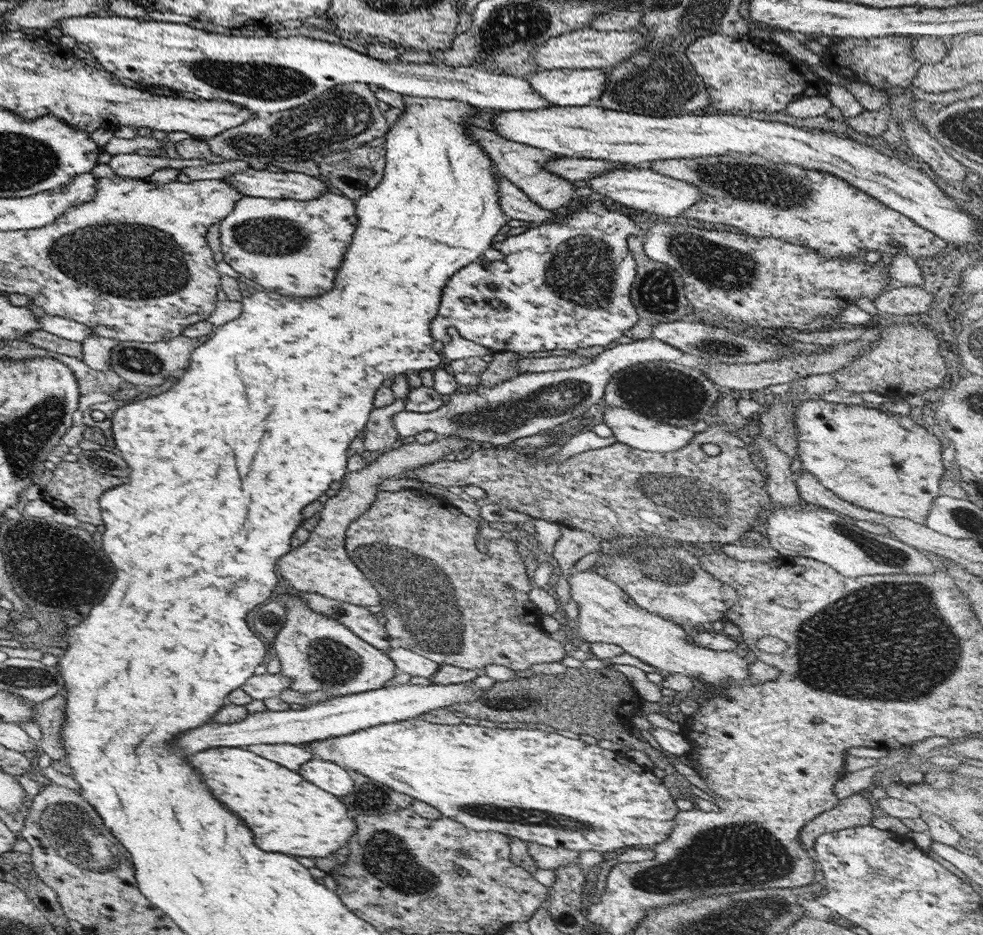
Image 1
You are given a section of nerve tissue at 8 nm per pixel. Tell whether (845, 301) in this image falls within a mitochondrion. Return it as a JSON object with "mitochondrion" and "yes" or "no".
{"mitochondrion":"no"}

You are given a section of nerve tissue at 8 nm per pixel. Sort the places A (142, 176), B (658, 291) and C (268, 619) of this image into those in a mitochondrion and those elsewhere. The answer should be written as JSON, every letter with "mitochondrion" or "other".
{"A":"other","B":"mitochondrion","C":"mitochondrion"}

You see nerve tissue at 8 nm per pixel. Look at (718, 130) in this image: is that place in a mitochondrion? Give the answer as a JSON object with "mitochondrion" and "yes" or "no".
{"mitochondrion":"no"}

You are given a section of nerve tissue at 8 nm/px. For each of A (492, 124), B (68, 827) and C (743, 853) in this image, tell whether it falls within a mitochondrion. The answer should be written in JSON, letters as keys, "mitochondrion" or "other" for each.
{"A":"other","B":"mitochondrion","C":"mitochondrion"}

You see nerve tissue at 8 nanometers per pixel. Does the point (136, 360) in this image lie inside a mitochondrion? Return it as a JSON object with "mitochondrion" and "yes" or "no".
{"mitochondrion":"yes"}

